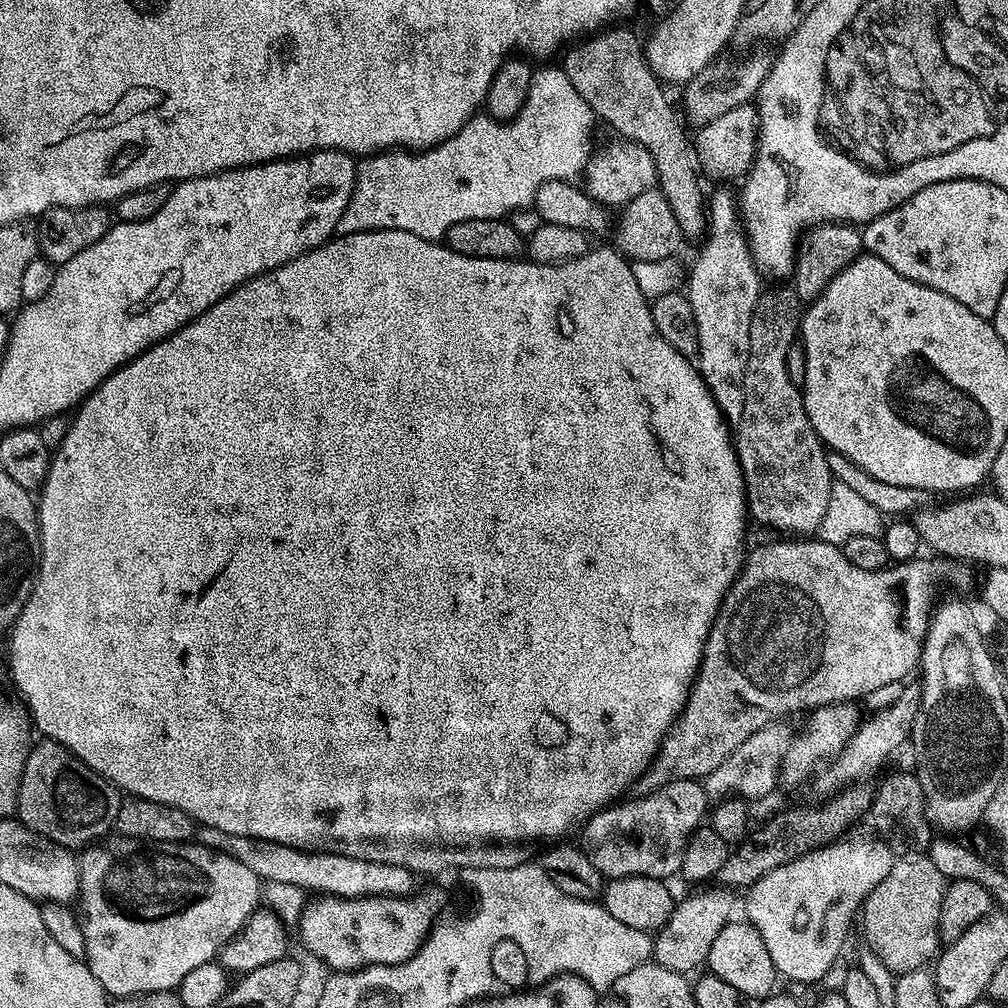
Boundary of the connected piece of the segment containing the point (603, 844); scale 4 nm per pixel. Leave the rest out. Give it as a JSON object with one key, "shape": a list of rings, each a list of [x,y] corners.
{"shape":[[[675,780],[652,792],[640,794],[637,800],[621,799],[611,806],[596,812],[584,821],[579,829],[578,847],[594,862],[594,866],[605,878],[617,880],[627,876],[645,876],[655,880],[667,881],[668,876],[676,876],[682,866],[682,854],[686,850],[692,833],[701,827],[703,818],[710,808],[710,801],[704,793],[703,783],[695,780]]]}

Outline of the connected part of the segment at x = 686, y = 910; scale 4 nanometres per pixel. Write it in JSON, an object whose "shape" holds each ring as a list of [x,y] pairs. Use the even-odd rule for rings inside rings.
{"shape":[[[715,886],[702,892],[692,895],[690,898],[680,901],[673,907],[671,918],[663,928],[657,931],[653,939],[653,959],[655,963],[666,966],[675,972],[686,974],[691,972],[696,966],[700,967],[708,957],[710,946],[713,945],[714,938],[718,936],[725,925],[731,921],[732,908],[734,906],[733,891],[725,886]]]}

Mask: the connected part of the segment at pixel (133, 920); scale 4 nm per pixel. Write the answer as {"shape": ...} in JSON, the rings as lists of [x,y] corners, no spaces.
{"shape":[[[119,834],[109,835],[99,842],[87,845],[79,853],[76,861],[76,875],[78,877],[78,903],[80,902],[78,921],[80,923],[80,933],[84,939],[82,959],[94,974],[94,978],[98,978],[98,982],[112,998],[136,996],[139,992],[157,992],[158,990],[170,992],[179,989],[182,978],[186,978],[186,974],[190,970],[215,961],[220,951],[220,945],[231,940],[247,922],[249,916],[257,911],[259,904],[256,903],[260,900],[260,888],[262,888],[262,882],[256,877],[254,870],[249,870],[247,866],[242,866],[242,862],[238,862],[221,852],[216,852],[212,848],[206,848],[199,842],[185,842],[182,844],[158,842],[157,840],[145,842],[136,840],[132,836],[121,836]]]}

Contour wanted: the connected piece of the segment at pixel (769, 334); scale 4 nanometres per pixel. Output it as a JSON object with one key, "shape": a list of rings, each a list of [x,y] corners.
{"shape":[[[772,286],[769,290],[761,291],[758,302],[754,306],[754,318],[750,318],[750,362],[746,362],[746,402],[742,406],[742,418],[740,423],[734,428],[734,443],[736,445],[736,456],[740,460],[740,468],[744,471],[744,490],[746,493],[746,508],[760,524],[765,524],[768,528],[778,528],[782,534],[812,534],[819,529],[820,522],[826,512],[826,506],[830,500],[830,490],[832,489],[834,479],[830,472],[830,466],[827,465],[828,452],[826,445],[820,436],[814,430],[814,426],[808,417],[808,411],[804,405],[804,394],[801,385],[796,384],[790,378],[786,370],[786,354],[790,354],[790,346],[797,343],[800,336],[800,322],[802,319],[802,301],[800,295],[796,293],[795,288],[791,286]]]}

